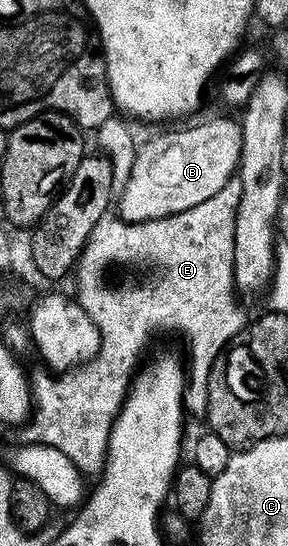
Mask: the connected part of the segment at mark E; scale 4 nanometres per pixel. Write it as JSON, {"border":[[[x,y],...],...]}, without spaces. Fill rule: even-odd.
{"border":[[[236,173],[232,176],[225,186],[221,187],[217,191],[216,195],[213,195],[210,199],[205,199],[202,203],[197,203],[194,207],[189,207],[186,211],[181,211],[174,213],[171,216],[163,216],[161,219],[147,220],[140,222],[128,222],[124,221],[121,217],[113,213],[106,213],[95,223],[88,241],[81,253],[81,256],[75,266],[75,283],[77,285],[77,293],[75,293],[76,303],[82,307],[83,311],[87,313],[89,319],[93,321],[95,327],[97,327],[100,333],[100,349],[94,358],[85,364],[82,364],[72,370],[55,374],[51,372],[46,366],[38,365],[33,371],[30,370],[29,380],[30,380],[30,390],[33,396],[33,408],[32,413],[23,428],[18,430],[19,437],[18,440],[22,444],[29,443],[41,443],[47,446],[55,447],[59,451],[63,452],[78,470],[85,475],[89,473],[95,473],[94,475],[100,474],[103,469],[103,465],[107,458],[107,445],[108,437],[111,434],[112,424],[115,422],[115,417],[119,413],[120,407],[123,405],[123,401],[127,396],[127,391],[130,388],[130,384],[134,378],[137,371],[138,365],[140,364],[139,357],[146,347],[151,334],[157,333],[159,331],[177,331],[183,333],[185,337],[185,343],[187,345],[187,351],[189,353],[189,365],[187,364],[187,380],[183,390],[183,406],[184,410],[188,414],[195,414],[202,416],[207,409],[208,405],[208,379],[211,374],[212,367],[218,362],[218,357],[221,349],[235,336],[240,334],[247,323],[247,318],[237,301],[239,299],[238,292],[235,288],[235,264],[234,260],[234,244],[236,243],[236,215],[237,207],[240,206],[242,194],[242,184],[239,175]],[[113,265],[141,265],[143,267],[151,267],[153,269],[158,269],[151,277],[147,278],[142,285],[133,285],[131,287],[123,287],[117,289],[111,287],[107,283],[105,277],[109,268]]]}

